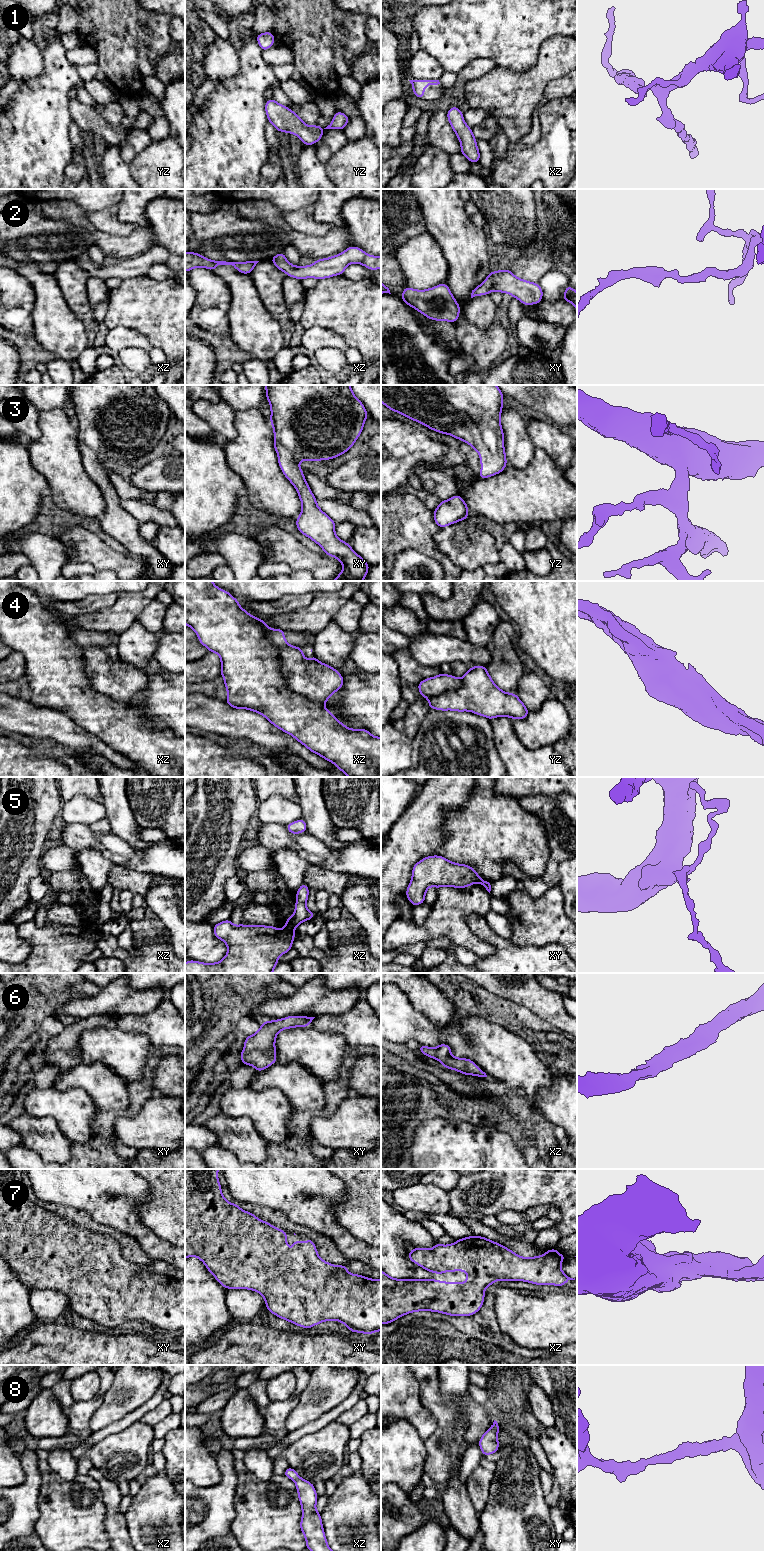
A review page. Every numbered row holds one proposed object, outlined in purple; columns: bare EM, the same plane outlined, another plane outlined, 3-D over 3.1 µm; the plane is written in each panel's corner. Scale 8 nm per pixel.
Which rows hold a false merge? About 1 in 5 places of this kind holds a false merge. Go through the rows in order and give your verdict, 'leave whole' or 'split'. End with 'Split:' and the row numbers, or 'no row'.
1: leave whole
2: leave whole
3: leave whole
4: leave whole
5: split
6: leave whole
7: leave whole
8: leave whole
Split: 5

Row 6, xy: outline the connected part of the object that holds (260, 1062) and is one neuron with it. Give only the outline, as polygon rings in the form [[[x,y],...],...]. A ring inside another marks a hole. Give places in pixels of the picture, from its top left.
[[[288,1016],[283,1019],[264,1021],[260,1029],[251,1036],[246,1036],[244,1050],[240,1060],[244,1065],[252,1065],[257,1072],[265,1070],[277,1062],[275,1040],[283,1029],[307,1027],[315,1017]]]

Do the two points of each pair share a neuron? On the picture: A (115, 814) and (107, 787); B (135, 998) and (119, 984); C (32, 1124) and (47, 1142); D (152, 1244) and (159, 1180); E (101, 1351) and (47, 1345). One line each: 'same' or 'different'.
A: same
B: same
C: same
D: different
E: same

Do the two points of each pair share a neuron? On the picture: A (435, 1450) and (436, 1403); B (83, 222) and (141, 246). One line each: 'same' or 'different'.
A: same
B: same

